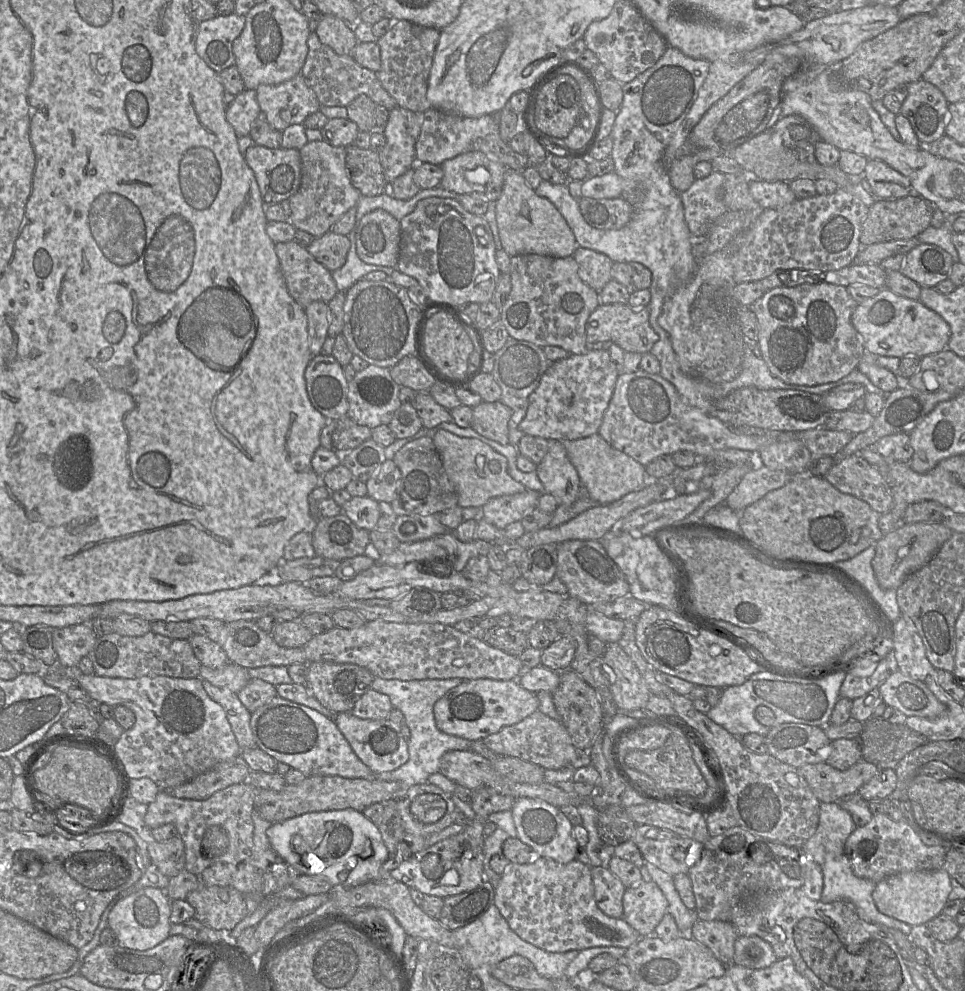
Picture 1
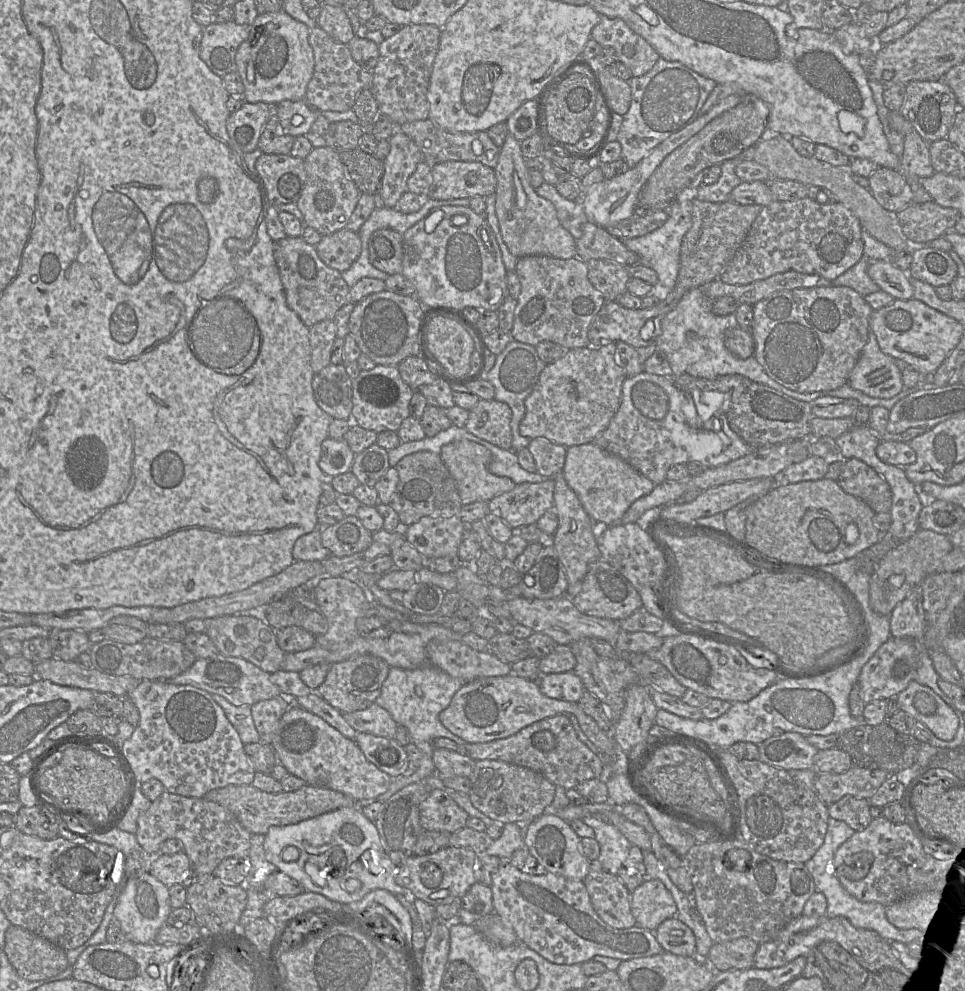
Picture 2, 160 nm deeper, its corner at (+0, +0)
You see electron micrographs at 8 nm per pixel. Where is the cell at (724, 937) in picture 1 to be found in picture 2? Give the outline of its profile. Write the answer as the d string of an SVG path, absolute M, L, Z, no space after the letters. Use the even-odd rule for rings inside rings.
M748 937L714 943L706 961L715 972L748 969L754 967L758 948L759 943Z

